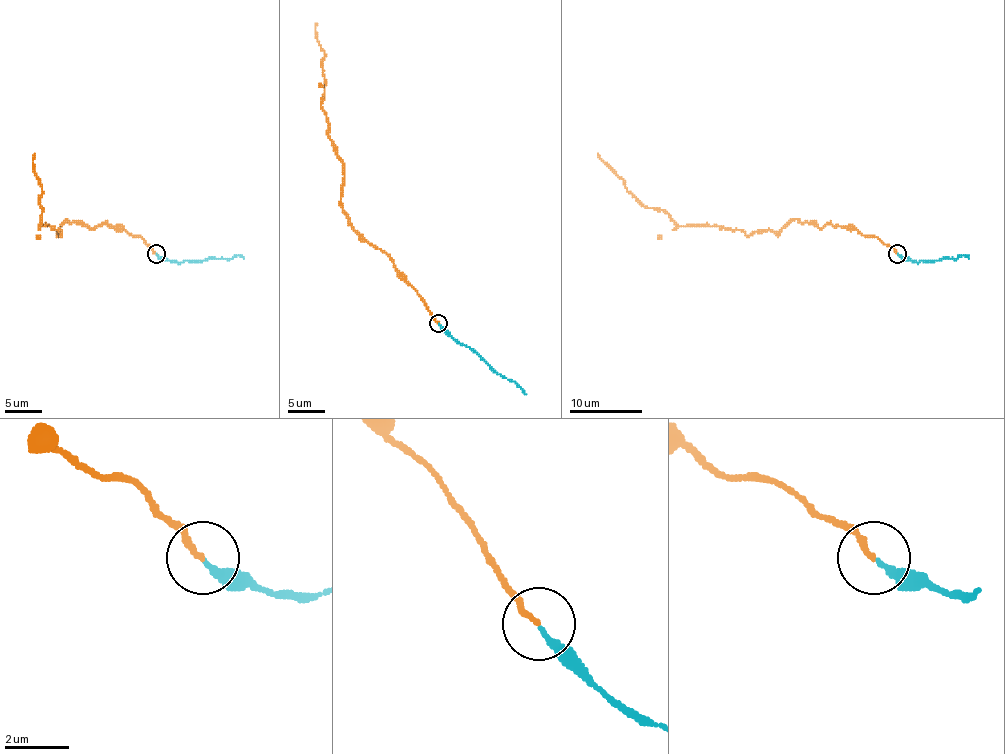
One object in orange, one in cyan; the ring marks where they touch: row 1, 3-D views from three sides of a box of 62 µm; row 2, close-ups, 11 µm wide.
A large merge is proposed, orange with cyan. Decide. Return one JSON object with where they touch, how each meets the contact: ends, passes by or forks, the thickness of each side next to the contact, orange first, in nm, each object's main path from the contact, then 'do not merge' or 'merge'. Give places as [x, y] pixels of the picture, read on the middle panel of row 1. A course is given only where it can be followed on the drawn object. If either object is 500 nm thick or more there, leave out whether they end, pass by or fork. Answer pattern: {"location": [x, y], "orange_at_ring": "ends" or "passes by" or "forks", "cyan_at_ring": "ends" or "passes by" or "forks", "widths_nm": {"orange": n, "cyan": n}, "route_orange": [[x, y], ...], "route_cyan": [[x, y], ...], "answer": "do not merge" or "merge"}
{"location": [438, 323], "orange_at_ring": "ends", "cyan_at_ring": "ends", "widths_nm": {"orange": 170, "cyan": 200}, "route_orange": [[439, 323], [384, 252], [350, 223], [340, 203], [344, 172], [320, 105], [324, 56], [317, 23]], "route_cyan": [[439, 323], [526, 394]], "answer": "merge"}

